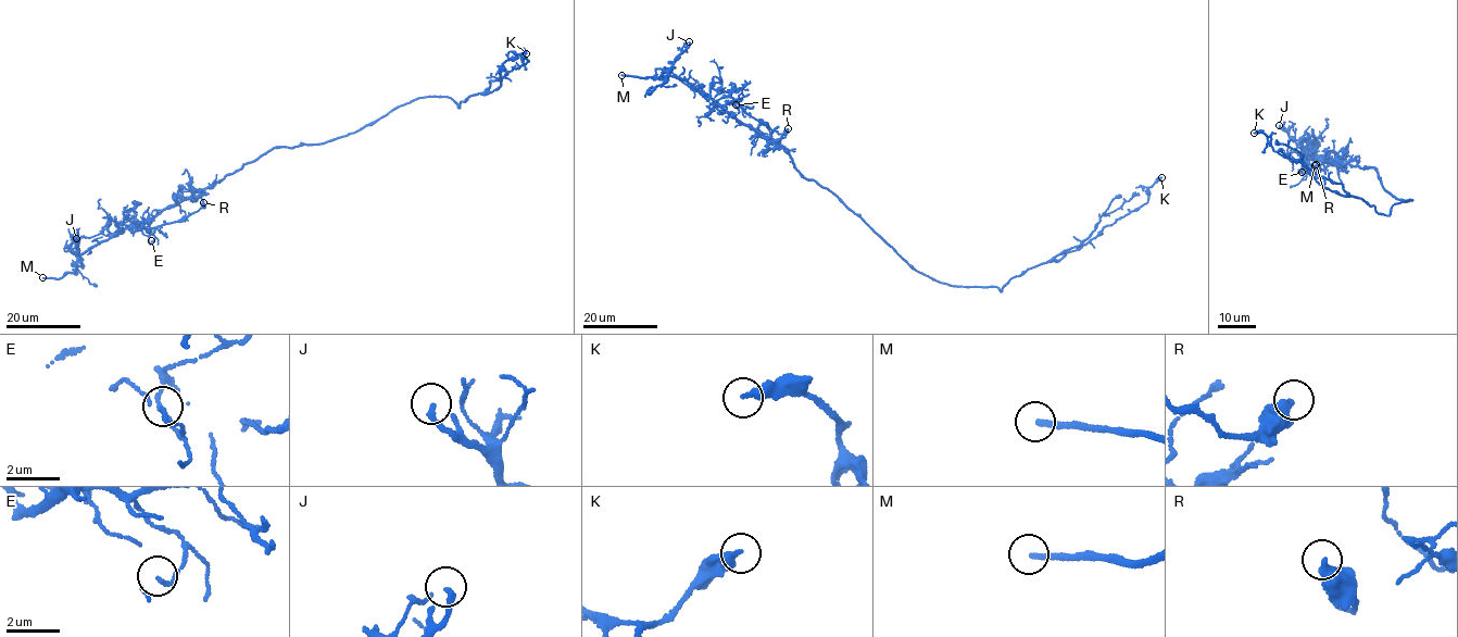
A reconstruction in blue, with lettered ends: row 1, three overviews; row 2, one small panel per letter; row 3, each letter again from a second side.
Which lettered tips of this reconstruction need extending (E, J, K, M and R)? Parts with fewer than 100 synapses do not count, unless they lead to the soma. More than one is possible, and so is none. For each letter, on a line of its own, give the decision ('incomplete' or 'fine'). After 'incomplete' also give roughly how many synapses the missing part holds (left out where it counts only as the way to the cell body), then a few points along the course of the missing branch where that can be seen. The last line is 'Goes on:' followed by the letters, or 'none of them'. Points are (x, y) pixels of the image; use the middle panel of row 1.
E: fine
J: fine
K: fine
M: incomplete | (621, 75), (613, 74), (612, 70), (631, 63), (639, 51)
R: fine
Goes on: M

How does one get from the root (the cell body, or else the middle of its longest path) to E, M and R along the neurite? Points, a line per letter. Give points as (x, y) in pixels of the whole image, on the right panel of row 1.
E: (1392, 194), (1373, 166), (1361, 169), (1332, 158), (1306, 157), (1307, 170), (1302, 172)
M: (1392, 194), (1373, 166), (1305, 153), (1302, 167), (1315, 165)
R: (1392, 194), (1373, 166), (1305, 159), (1318, 171), (1316, 164)

